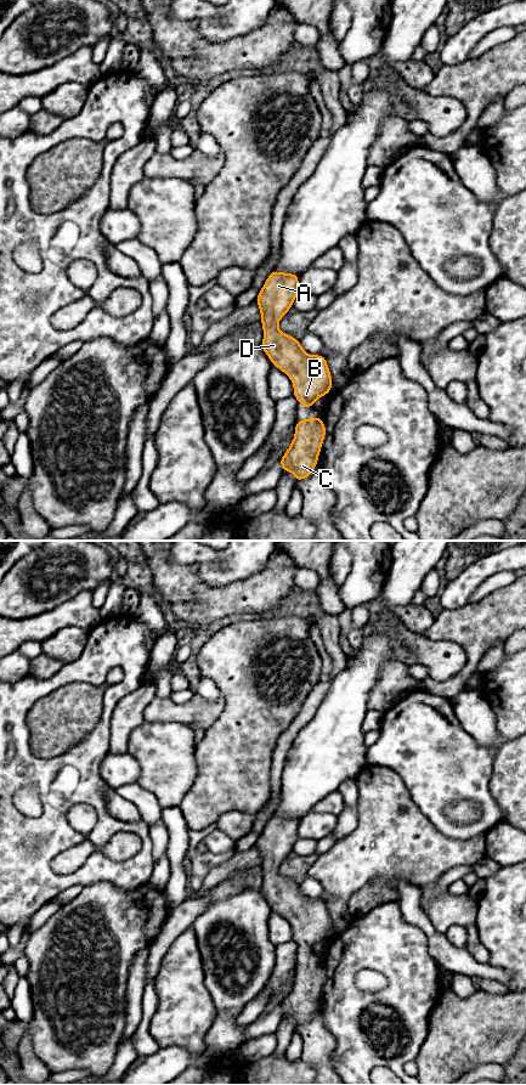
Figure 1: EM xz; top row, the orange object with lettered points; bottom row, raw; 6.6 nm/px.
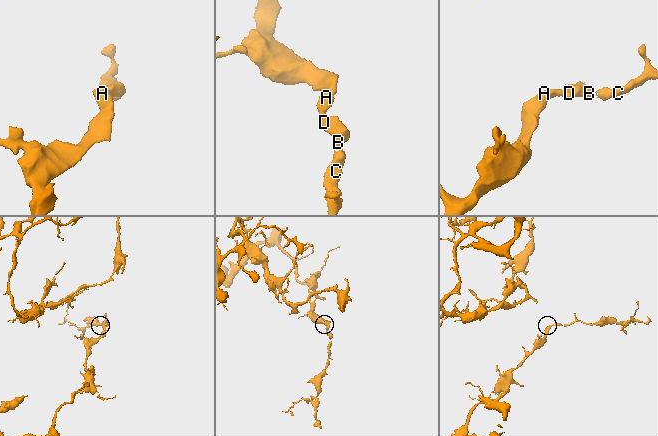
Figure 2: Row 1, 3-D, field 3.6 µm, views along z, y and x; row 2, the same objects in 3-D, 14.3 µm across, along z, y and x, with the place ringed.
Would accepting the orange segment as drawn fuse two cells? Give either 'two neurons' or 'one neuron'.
one neuron

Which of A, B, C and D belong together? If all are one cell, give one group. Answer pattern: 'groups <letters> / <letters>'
groups A B C D

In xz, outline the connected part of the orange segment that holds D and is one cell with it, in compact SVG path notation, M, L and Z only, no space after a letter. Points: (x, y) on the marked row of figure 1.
M273 270L267 277L255 303L261 311L261 324L264 327L264 340L261 347L270 357L272 366L283 371L294 385L293 396L300 406L312 408L313 402L332 391L332 375L323 355L307 355L302 349L299 339L282 333L277 326L279 320L292 309L292 304L299 294L299 275L283 273Z

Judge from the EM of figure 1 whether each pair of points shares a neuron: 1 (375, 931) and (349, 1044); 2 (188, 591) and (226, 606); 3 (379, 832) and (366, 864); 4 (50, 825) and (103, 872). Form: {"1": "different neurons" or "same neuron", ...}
{"1": "same neuron", "2": "same neuron", "3": "same neuron", "4": "same neuron"}

